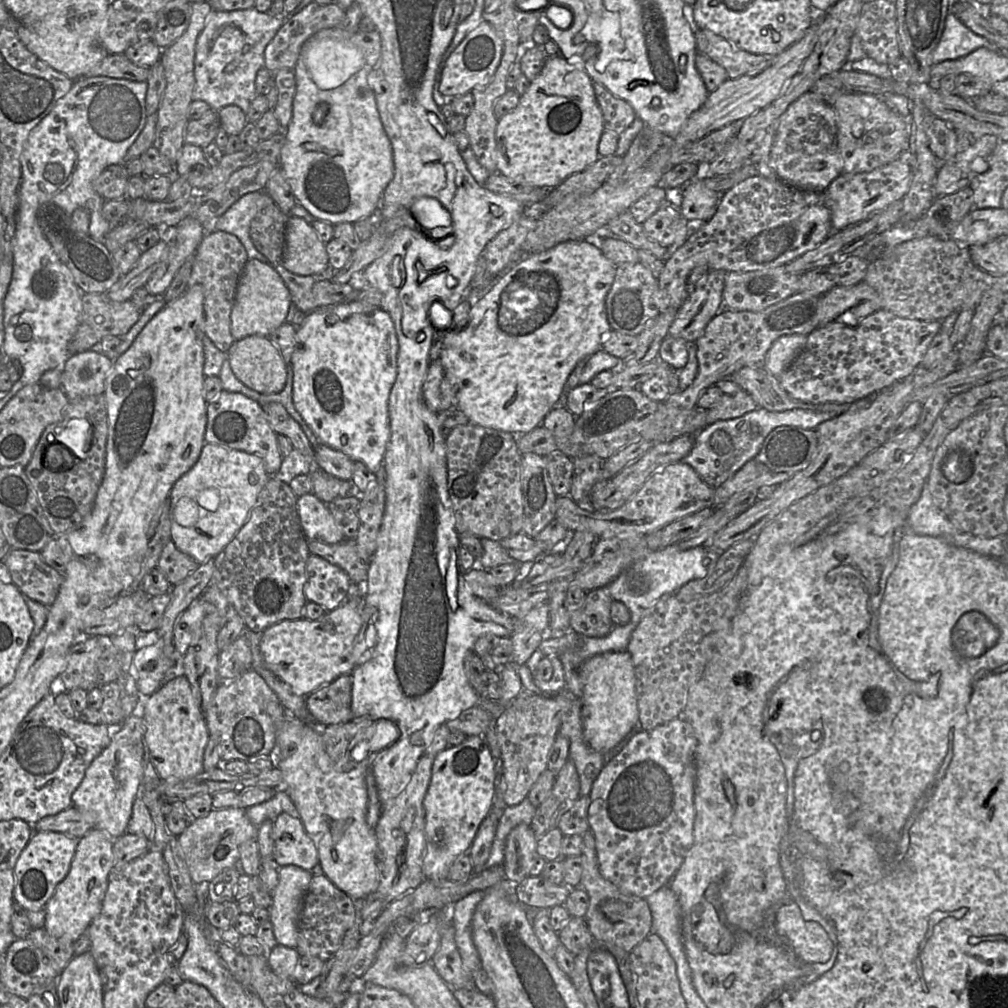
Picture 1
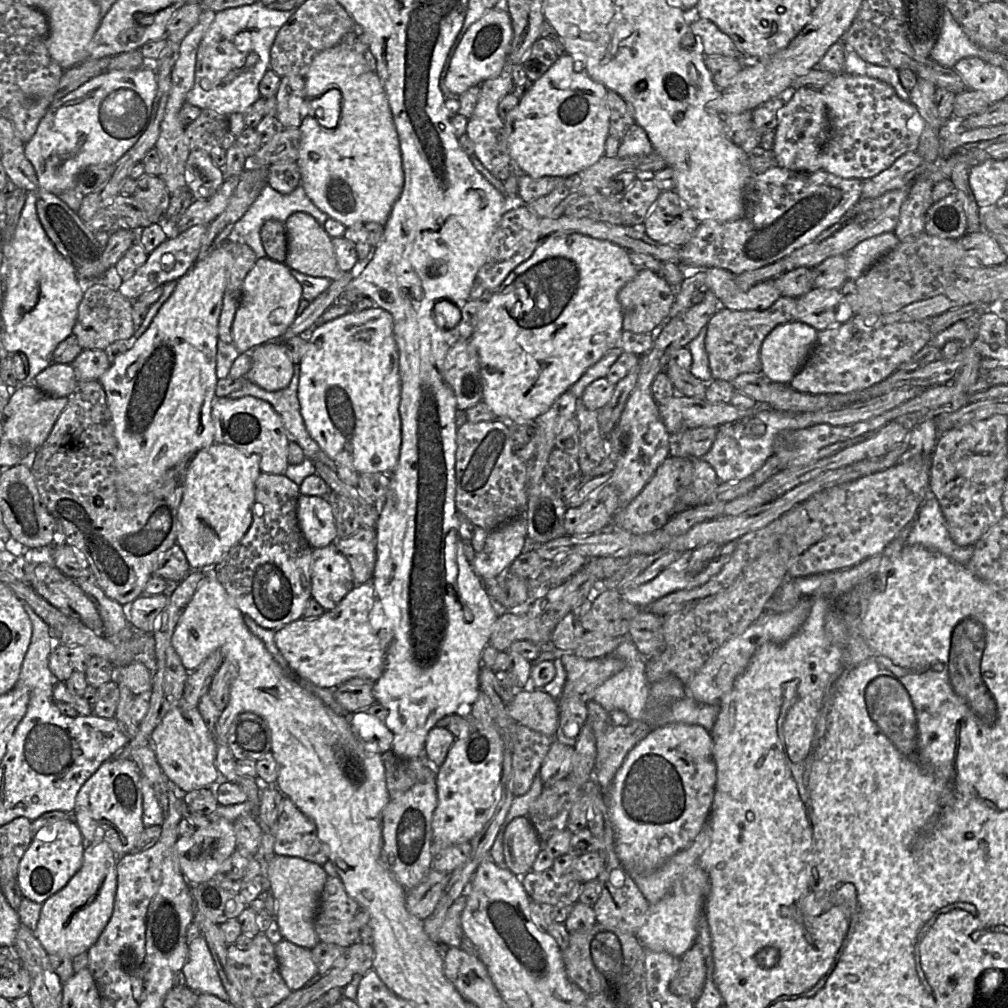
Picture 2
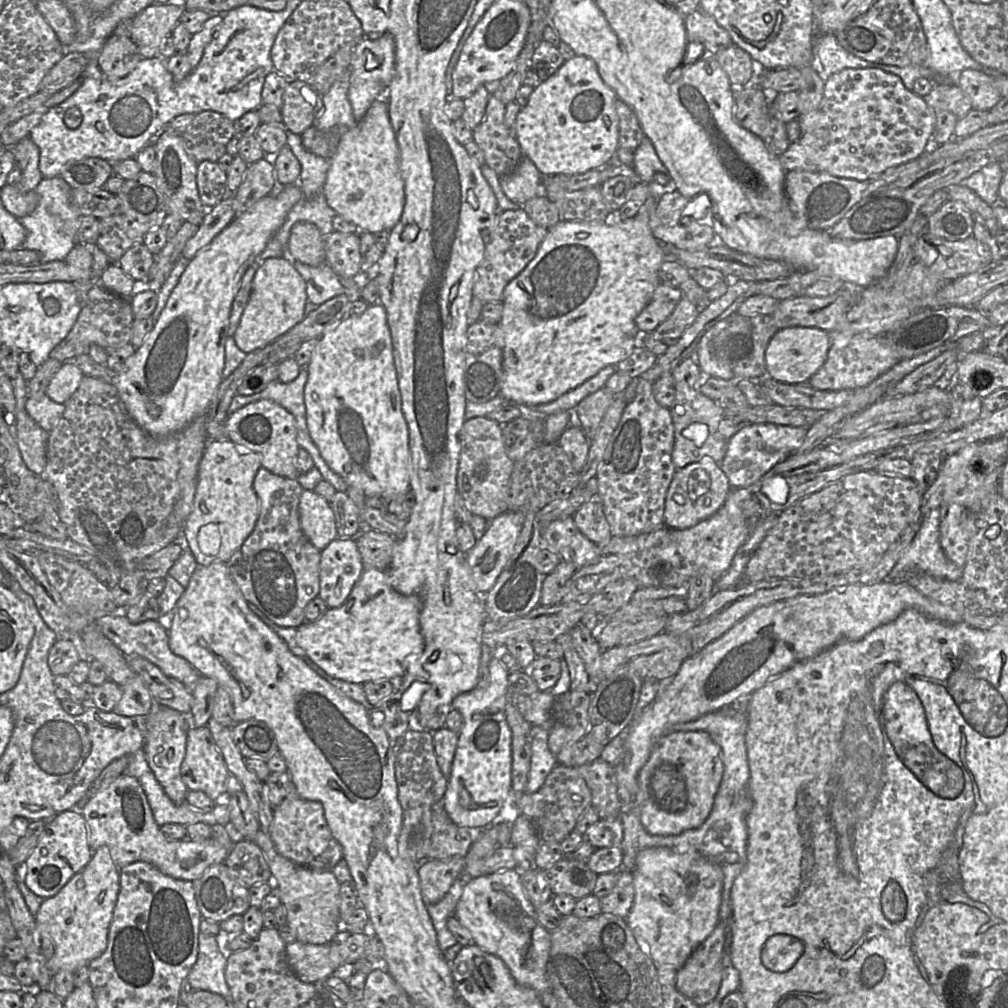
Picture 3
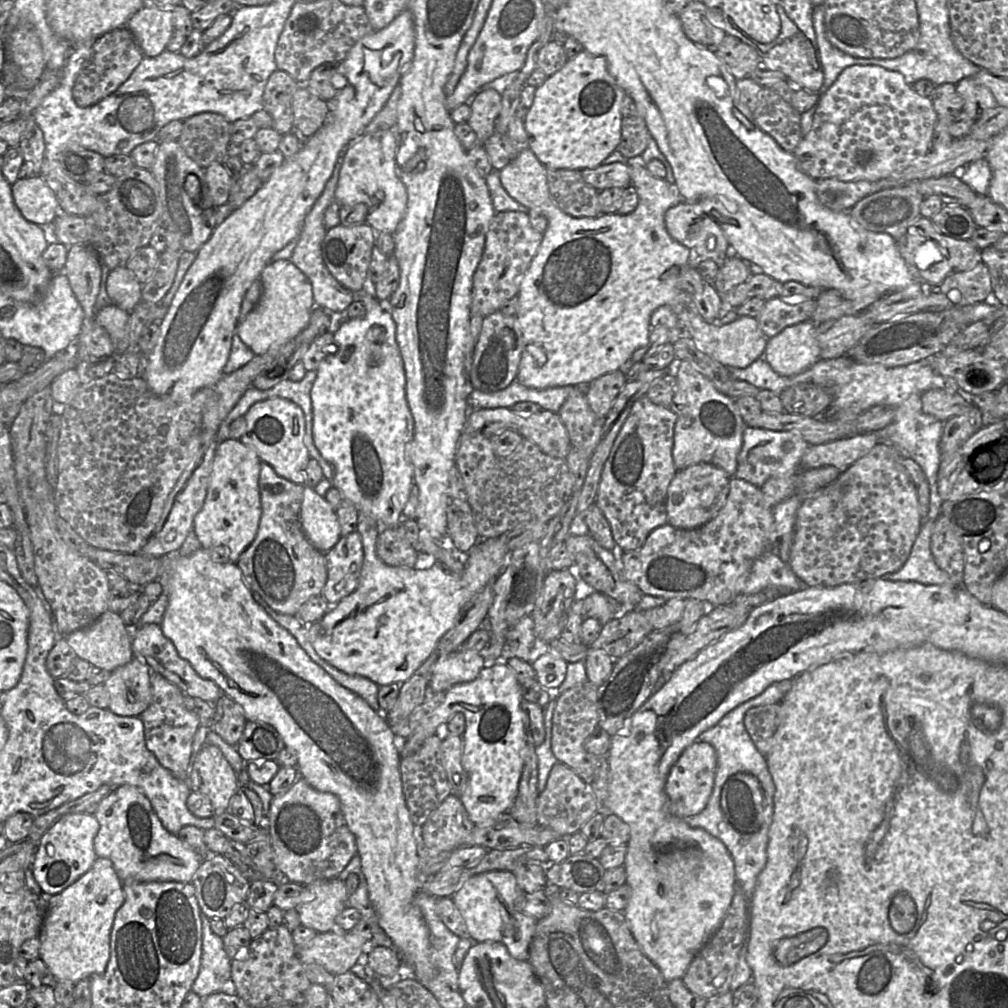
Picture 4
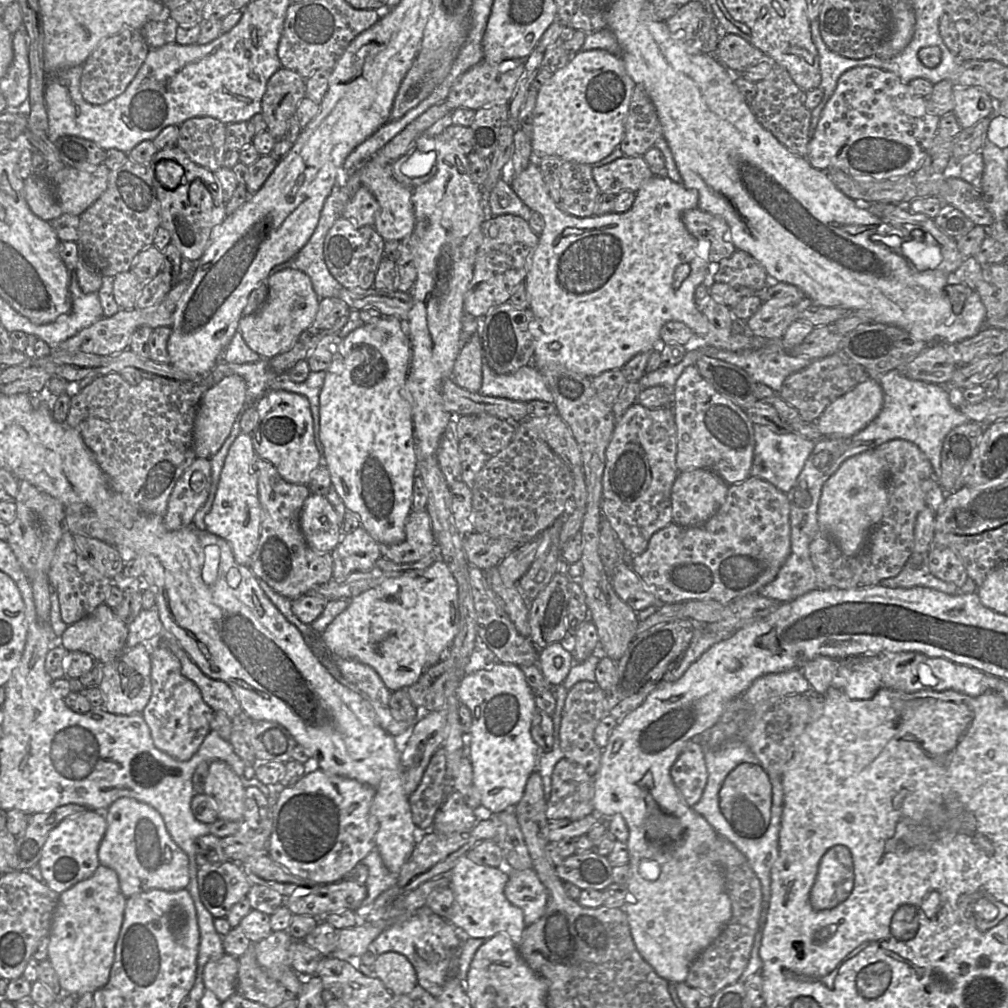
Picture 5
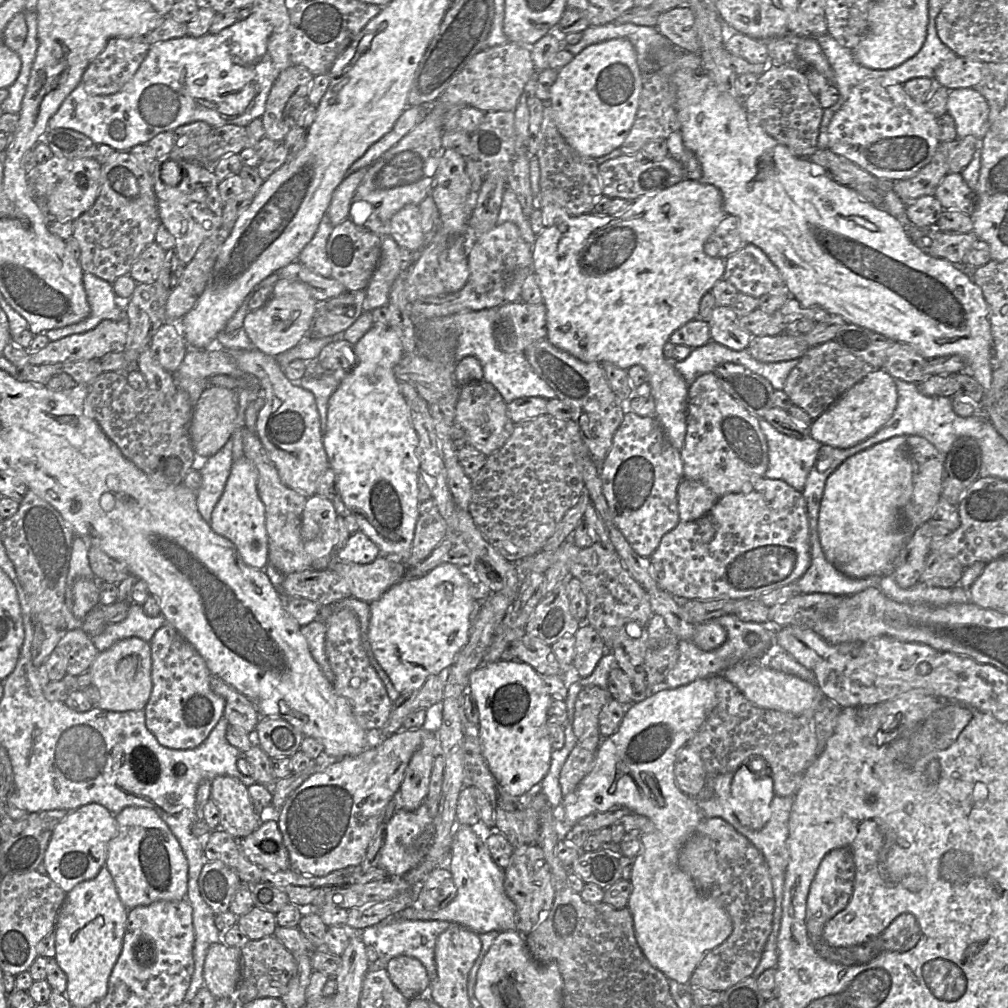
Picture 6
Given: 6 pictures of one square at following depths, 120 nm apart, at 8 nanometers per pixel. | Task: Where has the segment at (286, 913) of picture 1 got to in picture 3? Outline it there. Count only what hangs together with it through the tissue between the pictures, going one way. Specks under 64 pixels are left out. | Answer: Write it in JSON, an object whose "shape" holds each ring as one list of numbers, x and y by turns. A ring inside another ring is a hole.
{"shape":[[258,830,254,839,263,852,271,871,269,884,280,891,281,904,287,911,286,925,296,937,296,941,323,945,328,944,342,929,340,920,340,882,332,871,319,871,296,865,277,853,270,834]]}

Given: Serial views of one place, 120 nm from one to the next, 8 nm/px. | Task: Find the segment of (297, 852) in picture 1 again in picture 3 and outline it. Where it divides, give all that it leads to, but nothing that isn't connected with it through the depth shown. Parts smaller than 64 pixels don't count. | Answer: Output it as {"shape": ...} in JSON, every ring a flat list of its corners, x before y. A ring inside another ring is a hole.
{"shape":[[295,788,273,809,270,838,277,853,302,867,332,871,343,859,342,846,328,827,323,805,317,801,300,798]]}

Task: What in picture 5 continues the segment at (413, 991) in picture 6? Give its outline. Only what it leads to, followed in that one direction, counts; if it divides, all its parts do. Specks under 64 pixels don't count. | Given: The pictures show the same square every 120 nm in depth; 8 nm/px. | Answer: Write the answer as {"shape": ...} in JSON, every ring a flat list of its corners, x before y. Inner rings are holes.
{"shape":[[398,952,379,954,373,963,373,968,376,977,393,995,408,994,418,984,414,966,406,956]]}

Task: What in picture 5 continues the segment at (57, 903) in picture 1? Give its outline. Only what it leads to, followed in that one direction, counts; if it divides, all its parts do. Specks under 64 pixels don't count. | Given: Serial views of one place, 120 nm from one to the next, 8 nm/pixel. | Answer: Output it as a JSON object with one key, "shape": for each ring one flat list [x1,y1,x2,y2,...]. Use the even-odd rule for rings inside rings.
{"shape":[[101,864,91,877,59,895,48,934,47,960,58,976,63,993,74,996,93,994,107,984,126,901,117,873]]}

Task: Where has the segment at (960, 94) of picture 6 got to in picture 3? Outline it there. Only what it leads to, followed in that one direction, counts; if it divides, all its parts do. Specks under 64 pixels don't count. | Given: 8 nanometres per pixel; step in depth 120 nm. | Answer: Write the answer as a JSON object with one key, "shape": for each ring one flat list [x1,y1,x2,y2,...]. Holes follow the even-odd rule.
{"shape":[[962,71,958,86,969,97,973,110,989,111,1002,98,994,78,981,71]]}

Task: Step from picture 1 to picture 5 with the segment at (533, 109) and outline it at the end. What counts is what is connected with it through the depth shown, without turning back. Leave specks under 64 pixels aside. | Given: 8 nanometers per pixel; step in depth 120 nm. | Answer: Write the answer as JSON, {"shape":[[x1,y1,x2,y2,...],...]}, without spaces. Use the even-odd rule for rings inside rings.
{"shape":[[599,49,579,51,575,56,571,56,570,61,554,72,537,91,531,137,534,159,557,156,566,161,592,166,609,156,619,147,623,139,625,120,635,85,619,56]]}

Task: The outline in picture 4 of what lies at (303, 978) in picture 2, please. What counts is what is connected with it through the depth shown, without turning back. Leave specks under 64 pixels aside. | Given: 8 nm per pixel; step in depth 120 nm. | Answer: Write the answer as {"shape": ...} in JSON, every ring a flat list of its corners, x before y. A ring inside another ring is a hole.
{"shape":[[333,930,318,933,311,941,297,948,300,961,305,964,316,963,334,975,343,974,354,966,362,953,345,939,345,932]]}

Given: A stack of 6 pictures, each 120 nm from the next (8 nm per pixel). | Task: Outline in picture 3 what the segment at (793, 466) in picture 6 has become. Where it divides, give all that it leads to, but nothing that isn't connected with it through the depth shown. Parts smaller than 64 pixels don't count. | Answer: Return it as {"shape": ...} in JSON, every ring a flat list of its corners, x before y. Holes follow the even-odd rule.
{"shape":[[750,423,727,440,726,453,719,463,732,488,749,487,760,480,774,465,797,452,808,427,775,423]]}

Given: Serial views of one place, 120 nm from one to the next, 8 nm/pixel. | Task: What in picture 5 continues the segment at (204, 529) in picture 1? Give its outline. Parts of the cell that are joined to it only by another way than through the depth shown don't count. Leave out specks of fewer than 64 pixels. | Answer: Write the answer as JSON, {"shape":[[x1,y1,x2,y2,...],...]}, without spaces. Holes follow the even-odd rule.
{"shape":[[240,433,229,449,212,508,204,520,207,531,229,542,236,563,248,567,259,543,263,521,256,470,257,457,251,435]]}

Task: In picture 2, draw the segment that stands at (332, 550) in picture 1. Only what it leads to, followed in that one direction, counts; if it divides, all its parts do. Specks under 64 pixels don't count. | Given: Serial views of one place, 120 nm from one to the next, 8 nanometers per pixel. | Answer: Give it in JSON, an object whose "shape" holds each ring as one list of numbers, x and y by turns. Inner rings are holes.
{"shape":[[361,527,349,537,338,537,333,544,350,563,355,586,372,580,376,563,374,528]]}

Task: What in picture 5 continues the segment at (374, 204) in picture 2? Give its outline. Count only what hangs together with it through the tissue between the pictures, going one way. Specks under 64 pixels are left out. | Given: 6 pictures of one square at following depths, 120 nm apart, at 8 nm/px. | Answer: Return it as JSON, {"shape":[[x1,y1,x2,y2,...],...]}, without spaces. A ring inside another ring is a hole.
{"shape":[[368,159,358,166,361,185,365,186,379,203,374,229,385,241,395,240,401,242,412,234,415,228,415,214,411,201,412,190,398,182,392,174,392,164,379,164]]}

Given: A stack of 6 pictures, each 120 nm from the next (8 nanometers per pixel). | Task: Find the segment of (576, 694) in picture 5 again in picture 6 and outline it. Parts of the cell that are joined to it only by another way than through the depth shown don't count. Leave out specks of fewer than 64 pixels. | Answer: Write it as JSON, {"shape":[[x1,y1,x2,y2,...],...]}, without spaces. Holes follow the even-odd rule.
{"shape":[[585,686,579,692,572,723,577,745,596,752,601,744,599,715,603,707,613,698,607,689,598,686]]}

